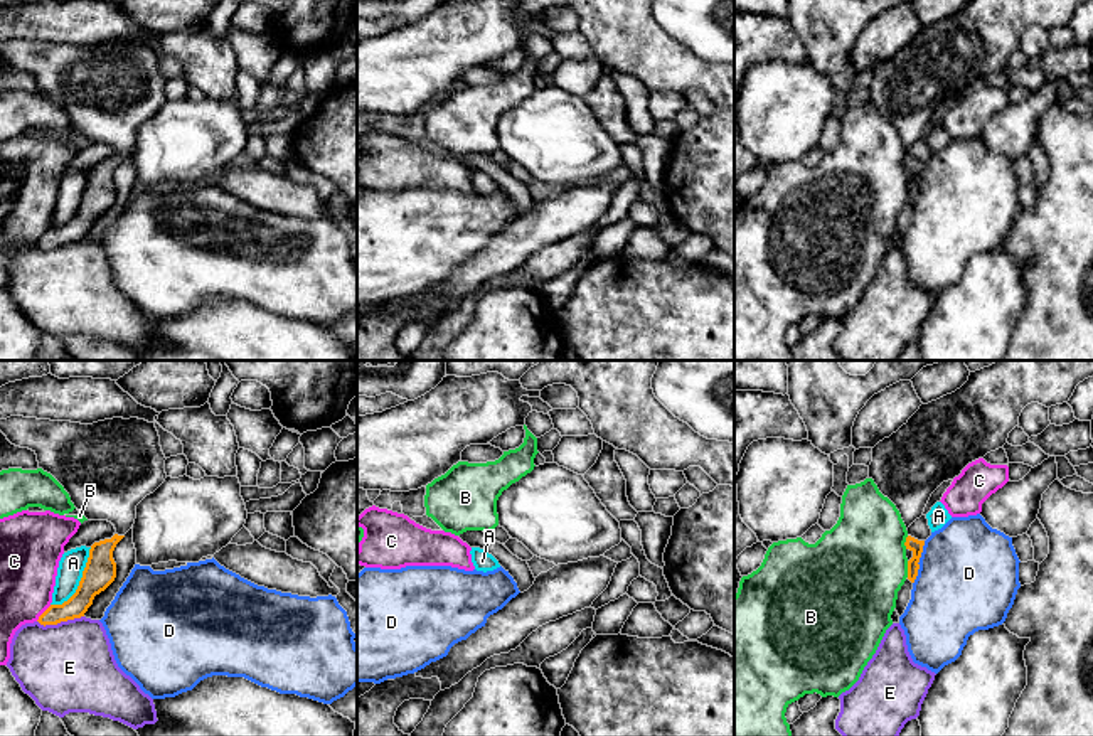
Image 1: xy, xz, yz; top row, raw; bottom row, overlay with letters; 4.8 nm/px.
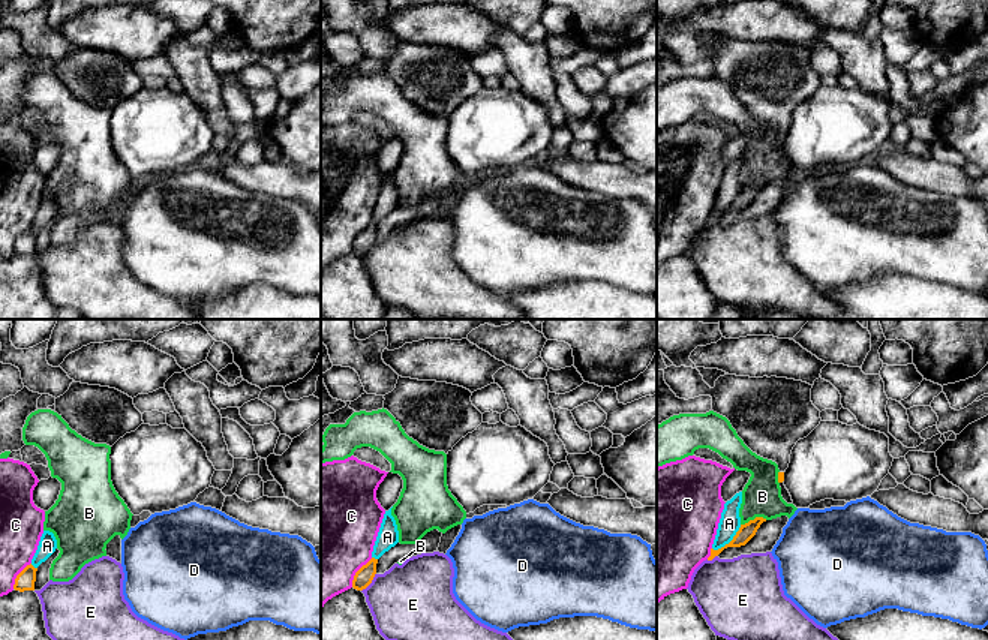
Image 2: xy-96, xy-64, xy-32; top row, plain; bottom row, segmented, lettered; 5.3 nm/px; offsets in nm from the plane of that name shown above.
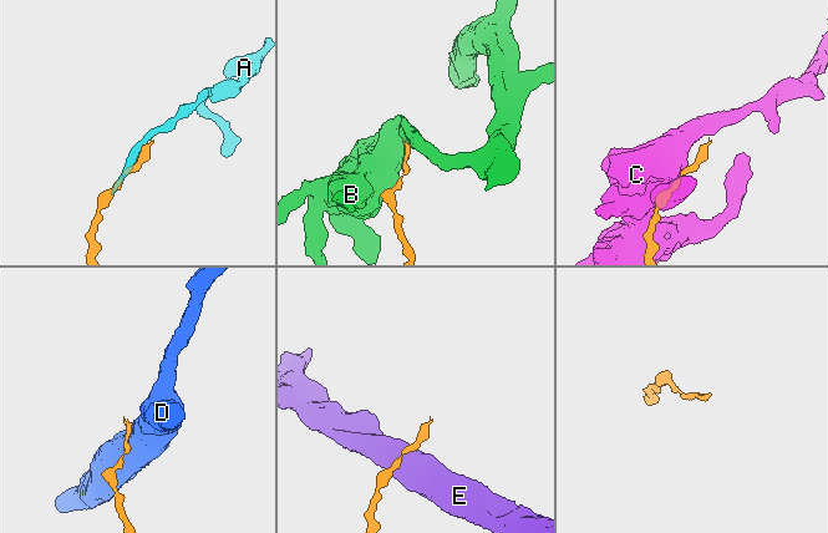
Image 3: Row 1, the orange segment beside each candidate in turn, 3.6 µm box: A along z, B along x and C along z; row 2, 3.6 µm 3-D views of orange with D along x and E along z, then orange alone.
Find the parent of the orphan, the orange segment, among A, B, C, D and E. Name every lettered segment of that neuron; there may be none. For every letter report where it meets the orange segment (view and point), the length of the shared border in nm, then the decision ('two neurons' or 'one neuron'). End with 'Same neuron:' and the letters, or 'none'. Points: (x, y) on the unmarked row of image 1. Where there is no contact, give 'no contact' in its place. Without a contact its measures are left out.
A: contact xy (79, 204); length 340 nm; two neurons
B: contact yz (908, 192); length 80 nm; two neurons
C: contact xy (42, 236); length 110 nm; two neurons
D: contact yz (918, 184); length 220 nm; two neurons
E: contact xy (59, 245); length 220 nm; two neurons
Same neuron: none

